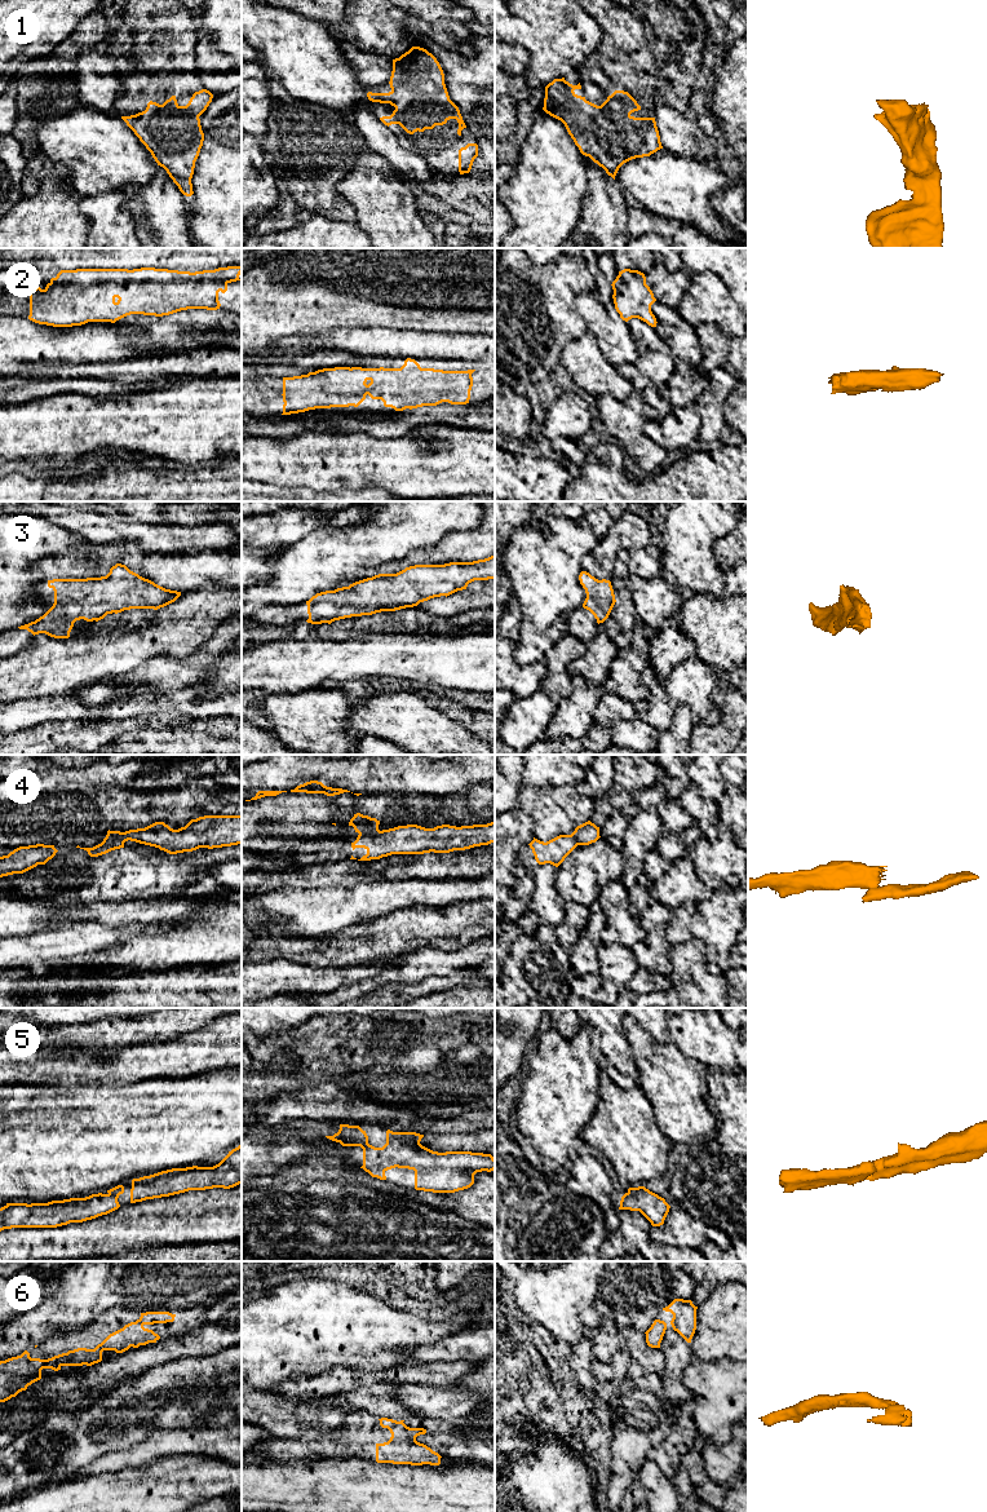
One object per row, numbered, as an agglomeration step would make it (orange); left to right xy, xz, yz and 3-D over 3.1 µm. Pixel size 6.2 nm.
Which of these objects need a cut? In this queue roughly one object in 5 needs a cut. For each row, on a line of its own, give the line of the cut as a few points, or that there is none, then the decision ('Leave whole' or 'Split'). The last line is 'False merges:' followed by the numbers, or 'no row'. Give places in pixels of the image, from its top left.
1: No split. Leave whole
2: No split. Leave whole
3: No split. Leave whole
4: Split along xy (106, 835), (127, 840). Split
5: No split. Leave whole
6: No split. Leave whole
False merges: 4

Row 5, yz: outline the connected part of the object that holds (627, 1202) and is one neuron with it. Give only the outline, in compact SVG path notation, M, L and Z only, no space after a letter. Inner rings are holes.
M645 1186L629 1188L621 1197L619 1210L639 1211L652 1226L660 1226L669 1212L670 1206L664 1198L650 1192Z

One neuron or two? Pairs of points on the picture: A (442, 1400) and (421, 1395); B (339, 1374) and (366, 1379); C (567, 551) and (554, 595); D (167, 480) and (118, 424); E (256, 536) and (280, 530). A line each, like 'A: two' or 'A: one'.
A: one
B: one
C: one
D: two
E: one

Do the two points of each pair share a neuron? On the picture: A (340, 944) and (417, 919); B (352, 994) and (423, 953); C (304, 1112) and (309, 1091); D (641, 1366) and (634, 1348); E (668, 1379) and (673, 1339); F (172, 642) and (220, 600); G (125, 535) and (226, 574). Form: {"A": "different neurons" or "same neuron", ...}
{"A": "same neuron", "B": "same neuron", "C": "same neuron", "D": "same neuron", "E": "same neuron", "F": "same neuron", "G": "different neurons"}

